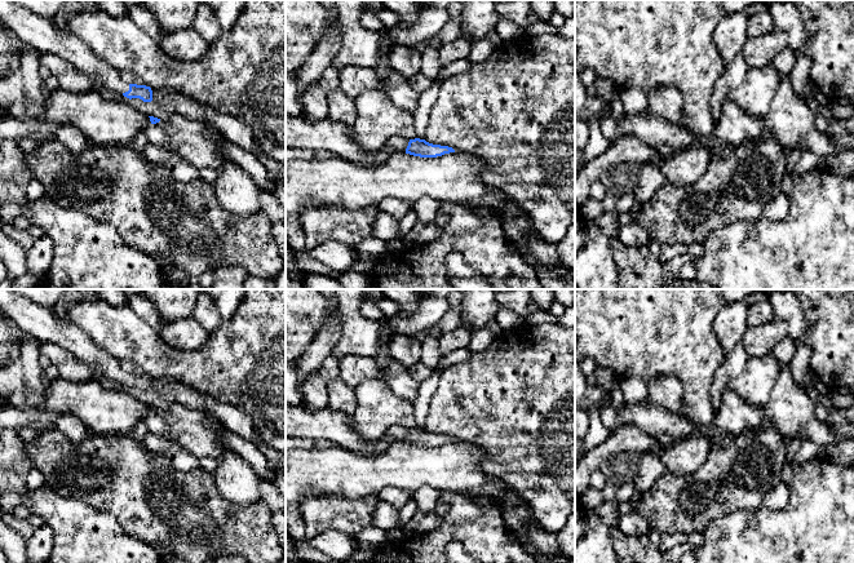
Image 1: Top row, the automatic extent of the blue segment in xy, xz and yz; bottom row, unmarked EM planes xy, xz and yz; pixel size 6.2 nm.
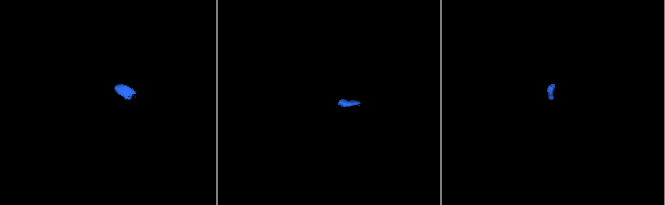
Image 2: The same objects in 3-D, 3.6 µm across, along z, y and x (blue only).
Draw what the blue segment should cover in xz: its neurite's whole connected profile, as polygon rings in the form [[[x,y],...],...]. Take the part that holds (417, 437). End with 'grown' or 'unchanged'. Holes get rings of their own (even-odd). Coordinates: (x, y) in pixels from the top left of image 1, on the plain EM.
[[[393,425],[386,431],[395,442],[406,442],[420,447],[437,447],[444,443],[455,442],[452,436],[433,434],[425,429],[407,429],[401,425]]] | grown

